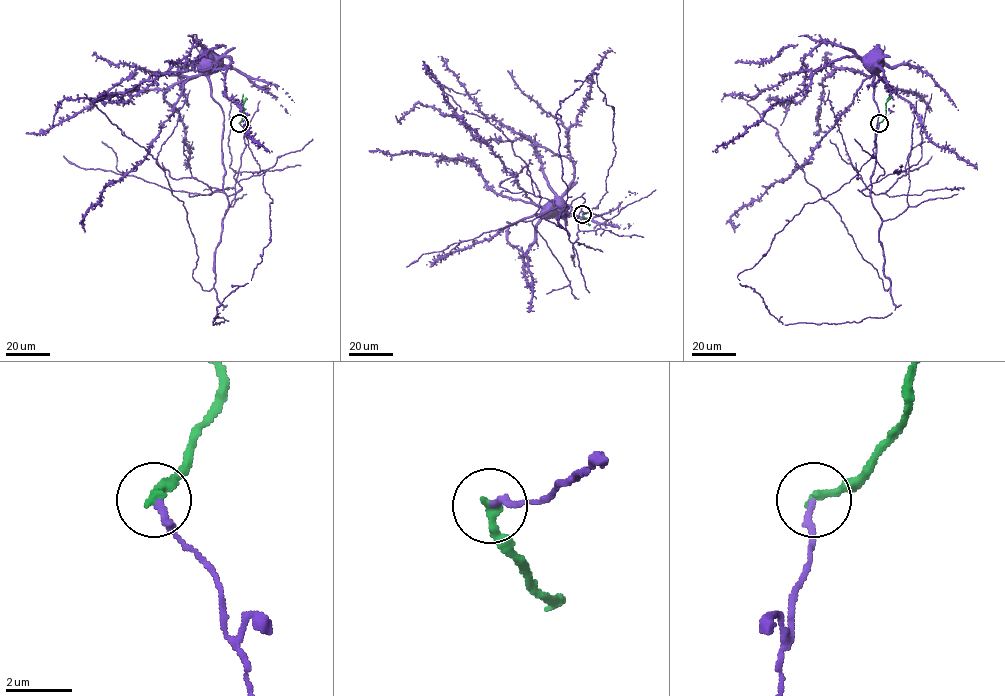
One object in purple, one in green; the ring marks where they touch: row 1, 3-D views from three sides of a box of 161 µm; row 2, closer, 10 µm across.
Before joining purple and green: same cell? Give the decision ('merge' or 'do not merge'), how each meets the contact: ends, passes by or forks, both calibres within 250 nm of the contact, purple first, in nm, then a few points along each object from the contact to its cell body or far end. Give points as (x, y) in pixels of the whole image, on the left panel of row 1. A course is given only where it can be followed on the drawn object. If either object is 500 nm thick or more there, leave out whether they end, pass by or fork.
merge | purple ends | green ends | 200/240 nm | purple via (239, 122), (270, 241), (213, 324), (228, 204), (212, 58), (193, 43), (128, 102), (65, 98), (52, 125) | green via (239, 122), (243, 116), (243, 94)

